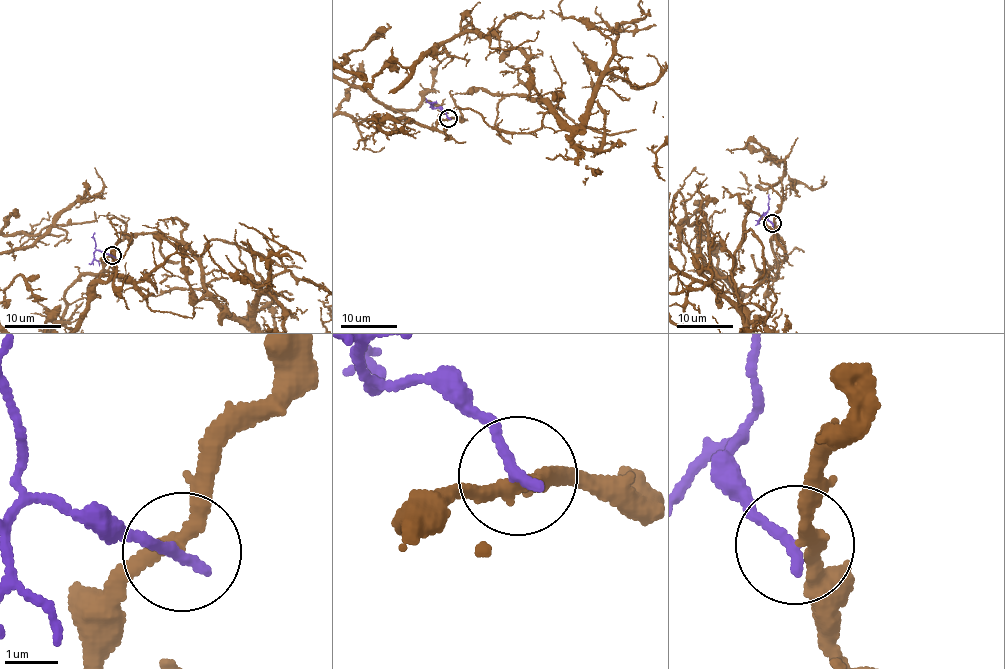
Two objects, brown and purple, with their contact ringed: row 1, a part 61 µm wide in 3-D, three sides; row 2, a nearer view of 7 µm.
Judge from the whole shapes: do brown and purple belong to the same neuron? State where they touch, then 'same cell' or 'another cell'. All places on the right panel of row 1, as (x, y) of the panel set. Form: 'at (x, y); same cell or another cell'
at (772, 223); another cell

